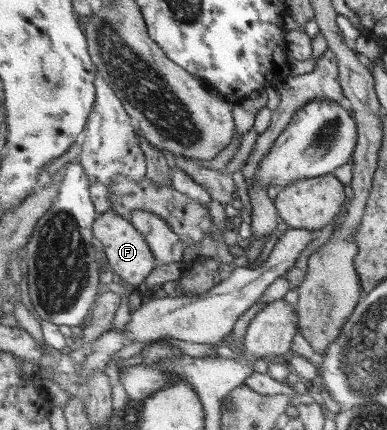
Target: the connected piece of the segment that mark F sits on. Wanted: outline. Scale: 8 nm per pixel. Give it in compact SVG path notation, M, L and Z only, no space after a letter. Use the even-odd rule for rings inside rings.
M111 208L107 212L99 213L94 225L94 234L102 249L103 259L109 264L110 270L128 284L132 286L143 284L143 281L147 281L149 276L157 270L156 266L159 262L149 246L148 239L141 234L140 230L137 230L131 220L116 210Z

